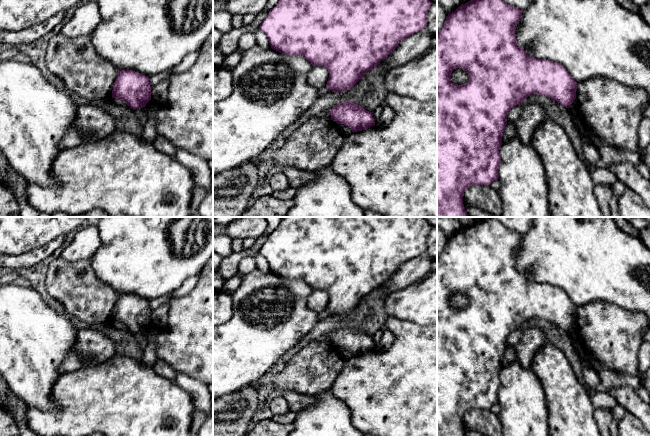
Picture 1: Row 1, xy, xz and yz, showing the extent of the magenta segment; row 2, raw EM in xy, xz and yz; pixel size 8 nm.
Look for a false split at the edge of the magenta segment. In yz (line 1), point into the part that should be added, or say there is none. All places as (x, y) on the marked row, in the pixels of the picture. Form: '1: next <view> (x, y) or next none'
1: next none

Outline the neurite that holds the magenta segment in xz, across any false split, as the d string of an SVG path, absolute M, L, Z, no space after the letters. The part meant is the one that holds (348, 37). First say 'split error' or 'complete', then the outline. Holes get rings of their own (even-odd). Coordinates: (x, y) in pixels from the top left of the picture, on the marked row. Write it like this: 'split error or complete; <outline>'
complete; M279 0L267 17L261 23L259 29L263 31L269 40L272 49L287 55L300 55L313 66L323 66L329 71L326 87L332 92L346 92L352 88L371 68L380 64L403 40L423 30L427 25L427 13L431 7L430 0Z

